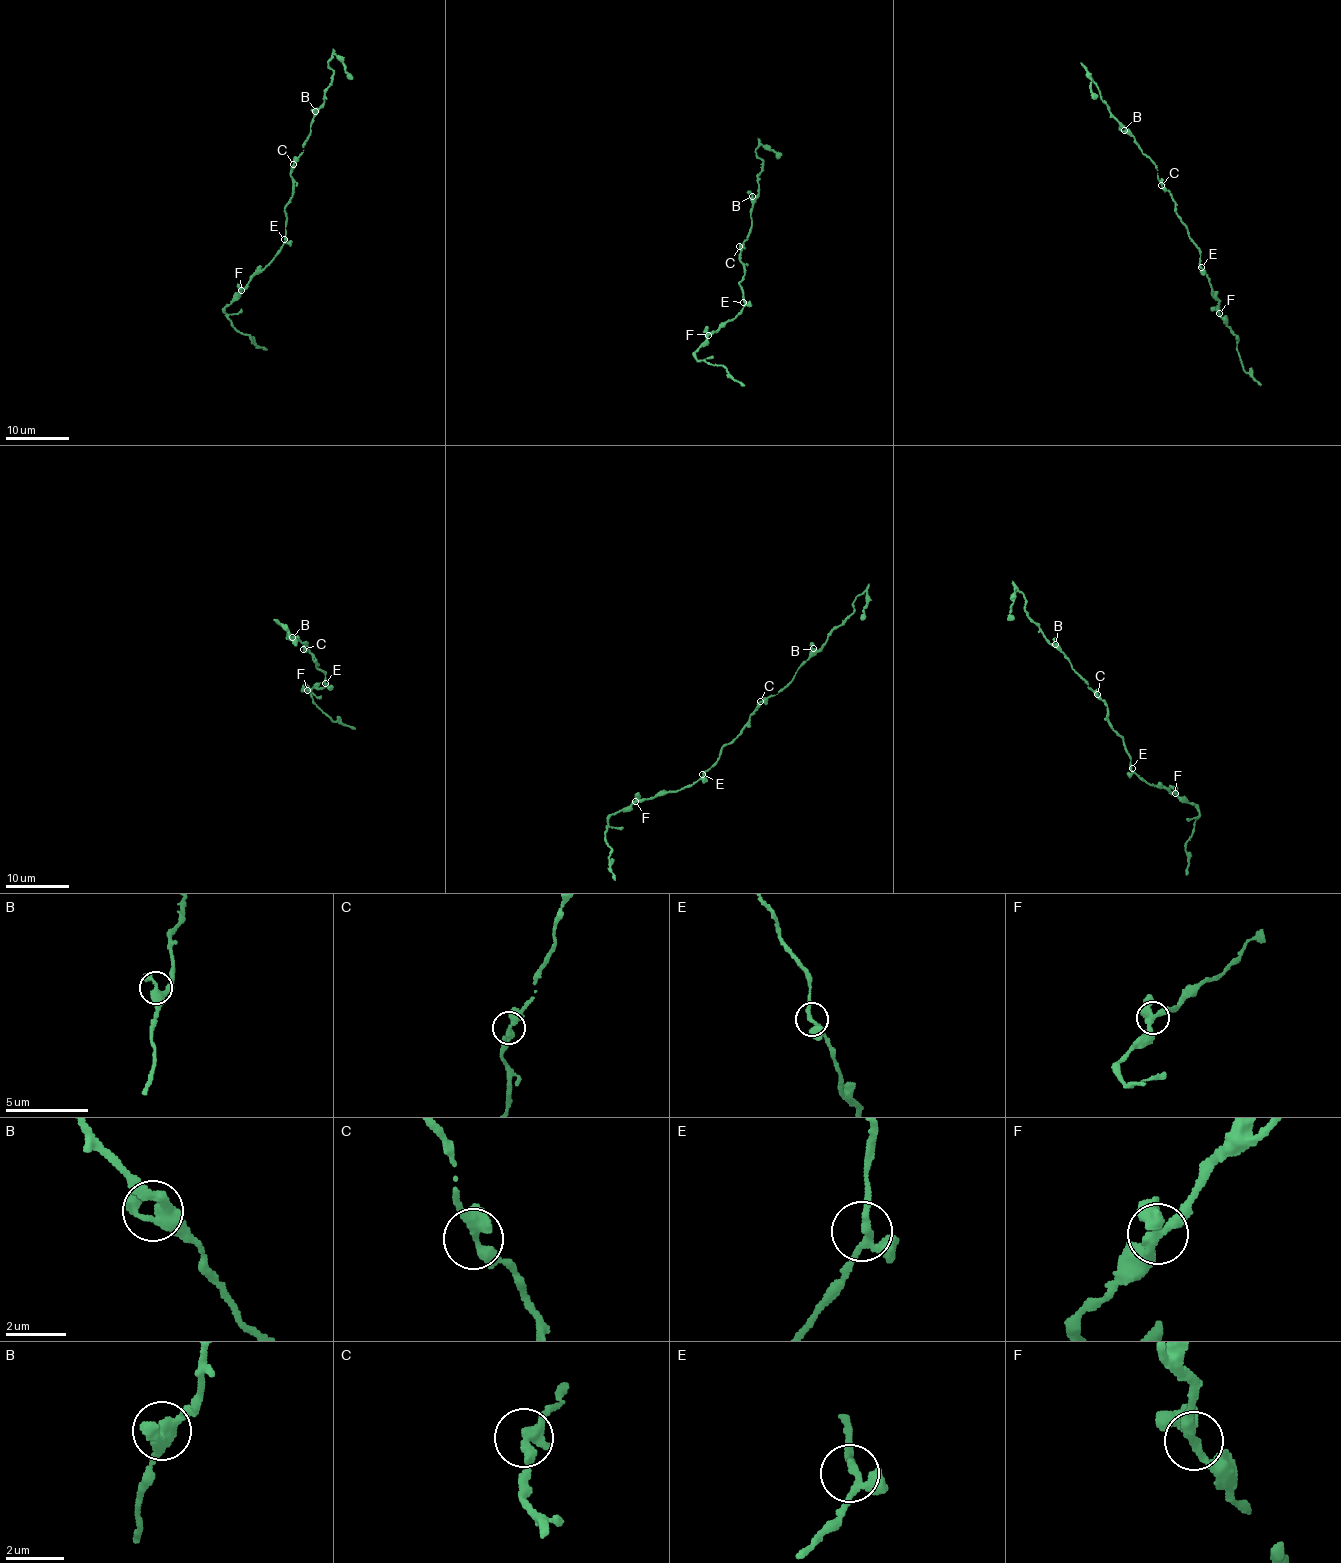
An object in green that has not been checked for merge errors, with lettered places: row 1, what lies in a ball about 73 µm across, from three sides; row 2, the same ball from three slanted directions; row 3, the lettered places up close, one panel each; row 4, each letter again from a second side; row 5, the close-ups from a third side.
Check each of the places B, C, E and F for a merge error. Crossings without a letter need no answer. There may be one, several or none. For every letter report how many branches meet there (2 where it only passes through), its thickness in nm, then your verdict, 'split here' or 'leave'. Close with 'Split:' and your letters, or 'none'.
B: 3 | 360 nm | leave
C: 3 | 280 nm | leave
E: 3 | 200 nm | leave
F: 4 | 320 nm | leave
Split: none

